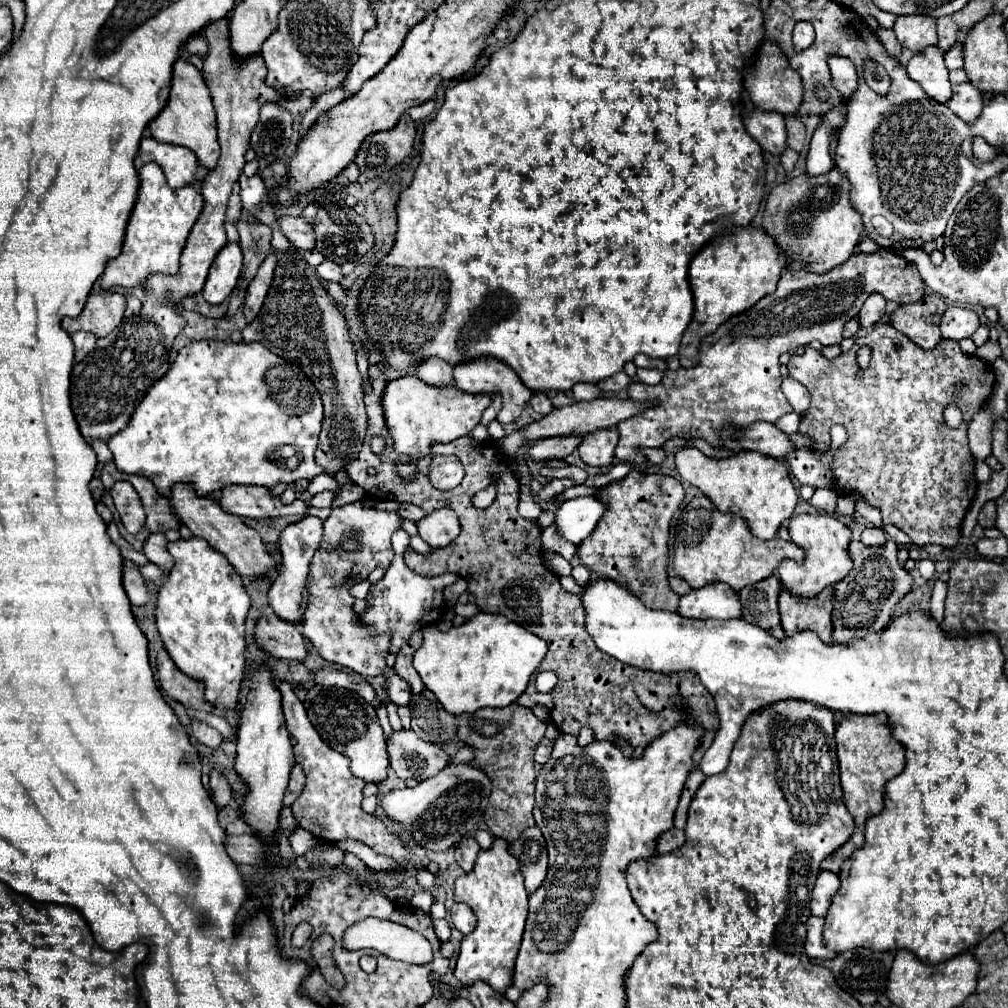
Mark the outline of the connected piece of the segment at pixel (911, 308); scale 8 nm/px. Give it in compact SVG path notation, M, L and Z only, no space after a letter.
M929 294L913 304L901 304L891 314L891 324L897 326L897 330L911 338L917 346L929 350L941 340L939 322L945 308L947 306L941 296Z

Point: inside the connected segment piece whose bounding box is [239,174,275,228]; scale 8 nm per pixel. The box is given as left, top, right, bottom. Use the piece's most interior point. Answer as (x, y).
(253, 192)

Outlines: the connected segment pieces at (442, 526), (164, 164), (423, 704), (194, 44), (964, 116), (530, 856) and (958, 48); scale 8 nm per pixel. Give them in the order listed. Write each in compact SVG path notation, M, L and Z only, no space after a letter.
M431 512L423 520L417 522L419 536L431 546L431 548L445 548L449 542L453 542L459 534L459 520L453 516L453 512Z
M145 136L139 146L139 158L143 162L157 162L163 168L167 184L173 190L179 190L183 186L193 186L197 182L199 160L189 148L163 144L153 140L151 136Z
M423 690L413 696L411 704L411 728L413 732L427 742L449 742L457 732L457 718L449 714L433 692Z
M193 34L191 38L187 38L187 42L183 44L191 54L199 54L201 58L205 56L205 38L201 34Z
M967 80L961 84L953 86L953 96L947 102L947 106L965 122L973 122L973 118L977 118L981 114L983 108L983 96L981 92L977 92L977 88Z
M537 826L527 828L511 846L509 852L521 864L521 874L525 878L525 890L535 892L547 874L547 846L541 830Z
M955 42L947 52L945 52L945 64L949 70L963 68L963 44Z

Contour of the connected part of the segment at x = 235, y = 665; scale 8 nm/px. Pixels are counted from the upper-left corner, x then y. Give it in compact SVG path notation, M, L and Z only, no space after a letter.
M181 538L177 542L171 542L167 550L175 558L175 566L161 584L155 610L163 644L181 672L205 684L205 700L213 708L219 712L235 712L239 706L239 692L245 674L245 618L249 610L249 596L241 584L241 576L235 572L229 560L225 560L225 556L211 548L203 538Z

